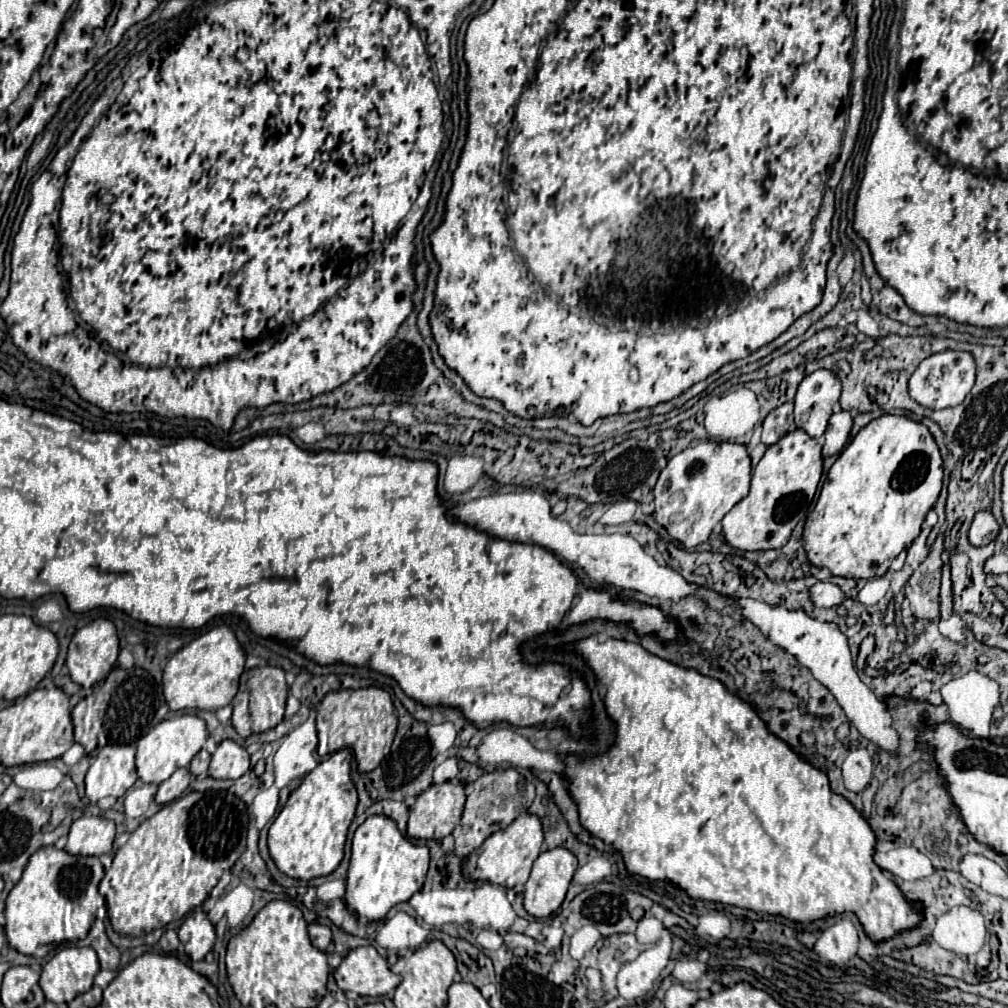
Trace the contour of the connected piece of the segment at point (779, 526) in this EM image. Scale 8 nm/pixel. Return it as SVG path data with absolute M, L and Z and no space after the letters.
M798 429L768 447L752 471L748 495L722 519L722 533L730 547L740 551L765 551L780 549L788 543L792 529L806 517L806 509L816 495L822 475L820 451L820 441Z

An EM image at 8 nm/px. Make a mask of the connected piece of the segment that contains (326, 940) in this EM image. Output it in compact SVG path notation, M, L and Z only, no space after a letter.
M312 923L308 925L308 933L310 933L310 939L312 939L312 945L320 951L326 951L326 947L330 945L332 941L332 933L326 925L320 925L320 923Z

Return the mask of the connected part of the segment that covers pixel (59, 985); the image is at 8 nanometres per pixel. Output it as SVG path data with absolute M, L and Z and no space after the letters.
M64 947L42 967L40 987L46 1001L70 1003L92 987L98 971L100 961L92 947Z

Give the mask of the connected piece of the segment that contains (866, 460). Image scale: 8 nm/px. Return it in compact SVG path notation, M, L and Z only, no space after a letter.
M882 415L870 421L830 467L818 503L804 525L804 549L814 567L850 579L872 579L888 571L892 559L918 537L926 513L942 489L942 457L930 431L908 417Z

